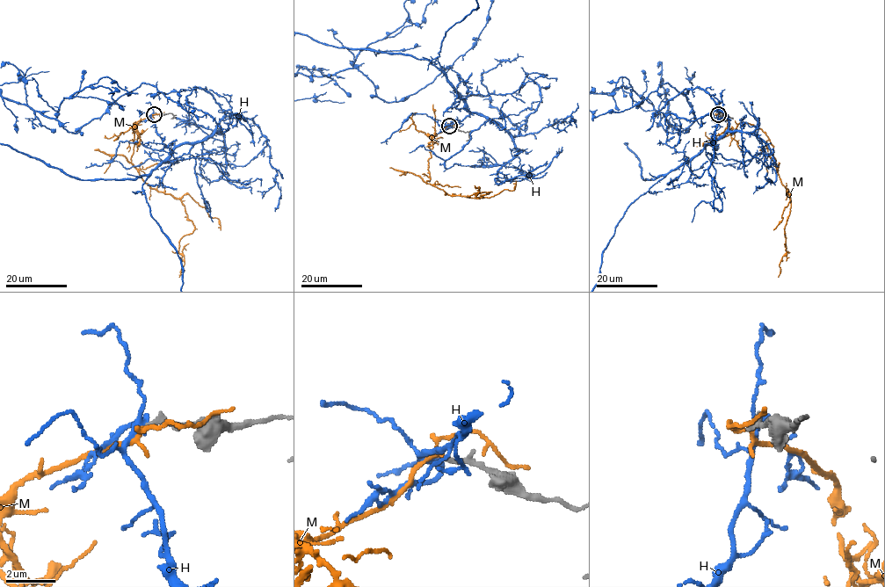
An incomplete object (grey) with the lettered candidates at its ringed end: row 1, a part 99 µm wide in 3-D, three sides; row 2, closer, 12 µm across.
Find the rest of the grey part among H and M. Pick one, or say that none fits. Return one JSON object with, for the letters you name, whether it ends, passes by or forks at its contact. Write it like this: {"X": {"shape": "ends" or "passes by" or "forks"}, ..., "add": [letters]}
{"M": {"shape": "forks"}, "add": ["M"]}

